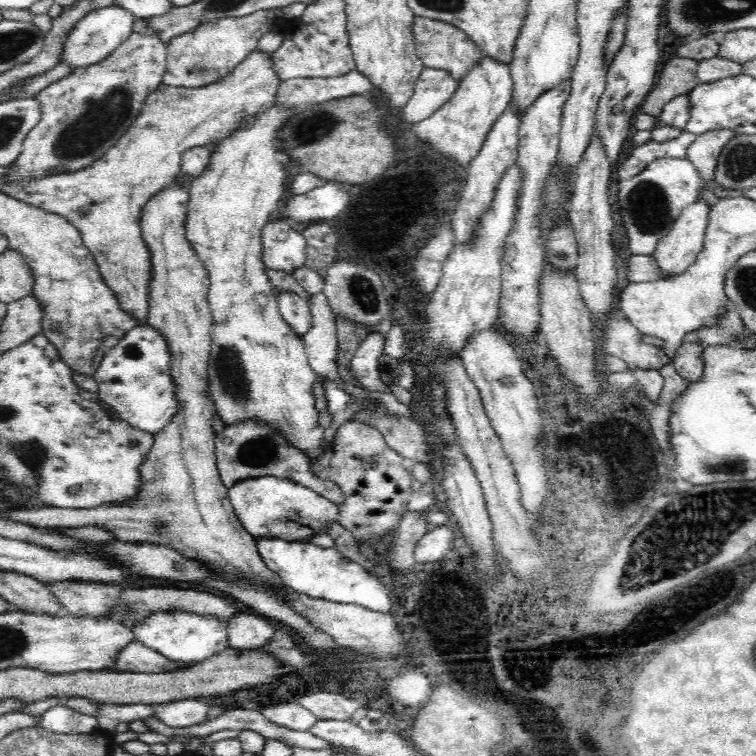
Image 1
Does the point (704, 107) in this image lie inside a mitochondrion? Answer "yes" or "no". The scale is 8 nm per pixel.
no

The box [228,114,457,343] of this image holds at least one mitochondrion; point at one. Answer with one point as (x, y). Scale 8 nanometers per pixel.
(366, 298)

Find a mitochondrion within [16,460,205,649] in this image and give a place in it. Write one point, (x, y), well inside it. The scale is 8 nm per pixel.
(159, 522)

